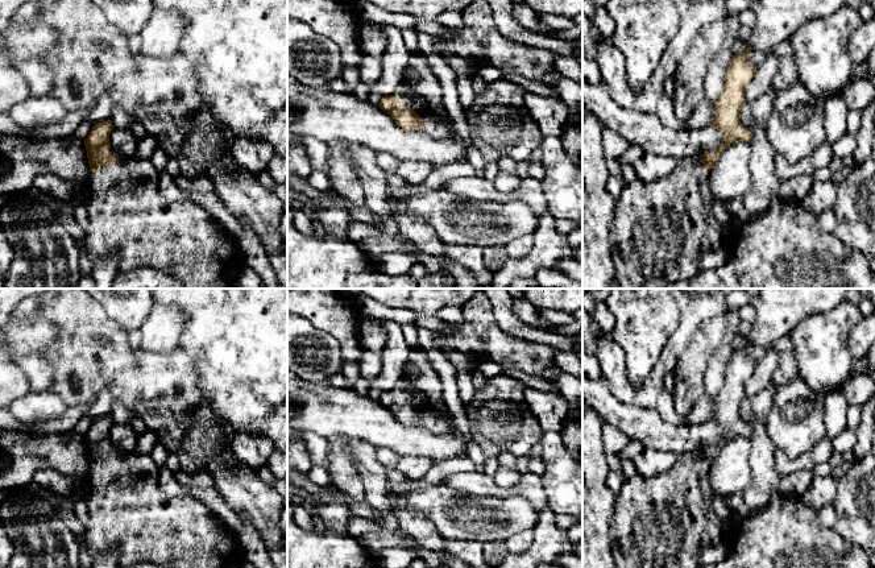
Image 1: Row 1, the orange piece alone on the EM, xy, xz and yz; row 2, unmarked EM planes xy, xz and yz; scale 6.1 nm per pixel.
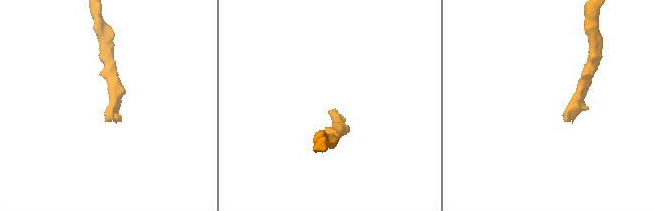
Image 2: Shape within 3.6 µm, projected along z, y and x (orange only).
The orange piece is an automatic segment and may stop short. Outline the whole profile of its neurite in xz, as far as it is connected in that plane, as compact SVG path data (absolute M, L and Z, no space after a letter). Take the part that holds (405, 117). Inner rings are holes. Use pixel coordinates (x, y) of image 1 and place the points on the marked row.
M405 83L382 98L378 107L405 130L424 130L436 138L449 134L449 125L430 108L427 99L412 94Z

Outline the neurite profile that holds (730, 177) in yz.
M748 140L730 144L710 170L709 188L713 199L729 202L745 196L752 186Z

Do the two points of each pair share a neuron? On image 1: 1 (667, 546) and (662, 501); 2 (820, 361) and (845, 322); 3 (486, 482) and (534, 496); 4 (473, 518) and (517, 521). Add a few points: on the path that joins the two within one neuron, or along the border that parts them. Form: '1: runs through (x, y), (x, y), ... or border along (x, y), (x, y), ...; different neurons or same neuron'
1: runs through (667, 535), (667, 511); same neuron
2: runs through (822, 352), (822, 344), (836, 331); same neuron
3: runs through (498, 490), (522, 490); same neuron
4: runs through (484, 518), (506, 518); same neuron

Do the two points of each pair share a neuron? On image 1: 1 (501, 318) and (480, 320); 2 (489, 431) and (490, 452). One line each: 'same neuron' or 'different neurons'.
1: different neurons
2: same neuron

